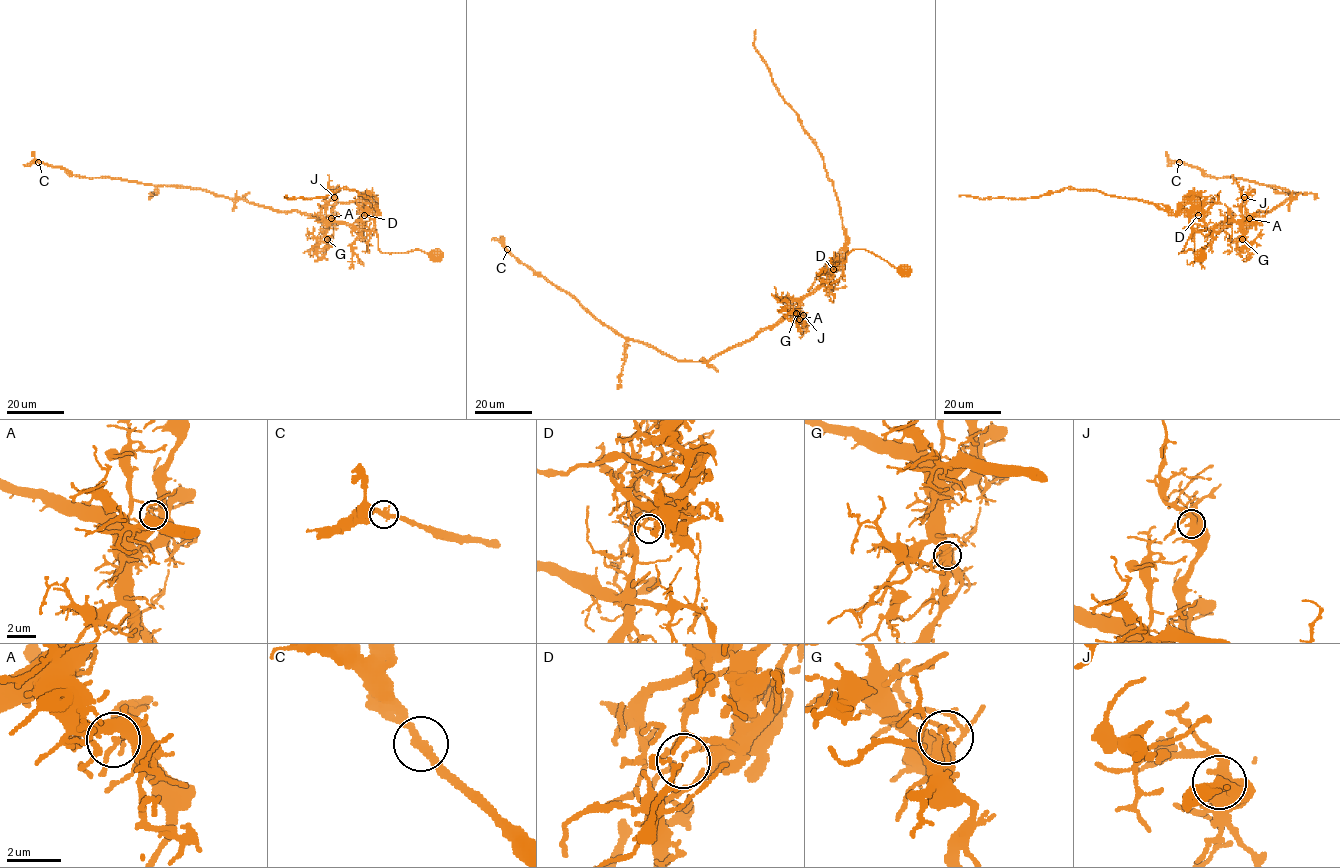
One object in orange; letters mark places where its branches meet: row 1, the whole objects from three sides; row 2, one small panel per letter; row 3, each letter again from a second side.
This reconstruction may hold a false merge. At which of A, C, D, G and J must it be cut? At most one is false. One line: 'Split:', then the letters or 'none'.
Split: D

